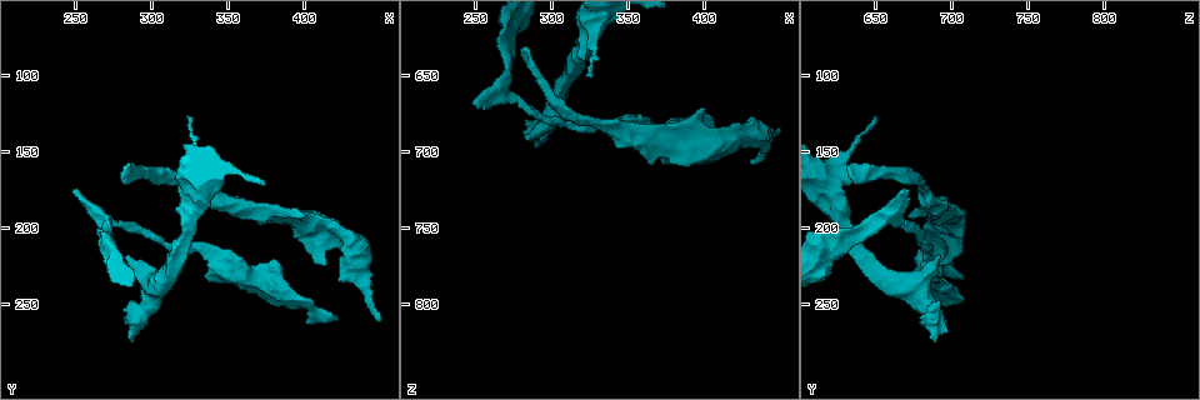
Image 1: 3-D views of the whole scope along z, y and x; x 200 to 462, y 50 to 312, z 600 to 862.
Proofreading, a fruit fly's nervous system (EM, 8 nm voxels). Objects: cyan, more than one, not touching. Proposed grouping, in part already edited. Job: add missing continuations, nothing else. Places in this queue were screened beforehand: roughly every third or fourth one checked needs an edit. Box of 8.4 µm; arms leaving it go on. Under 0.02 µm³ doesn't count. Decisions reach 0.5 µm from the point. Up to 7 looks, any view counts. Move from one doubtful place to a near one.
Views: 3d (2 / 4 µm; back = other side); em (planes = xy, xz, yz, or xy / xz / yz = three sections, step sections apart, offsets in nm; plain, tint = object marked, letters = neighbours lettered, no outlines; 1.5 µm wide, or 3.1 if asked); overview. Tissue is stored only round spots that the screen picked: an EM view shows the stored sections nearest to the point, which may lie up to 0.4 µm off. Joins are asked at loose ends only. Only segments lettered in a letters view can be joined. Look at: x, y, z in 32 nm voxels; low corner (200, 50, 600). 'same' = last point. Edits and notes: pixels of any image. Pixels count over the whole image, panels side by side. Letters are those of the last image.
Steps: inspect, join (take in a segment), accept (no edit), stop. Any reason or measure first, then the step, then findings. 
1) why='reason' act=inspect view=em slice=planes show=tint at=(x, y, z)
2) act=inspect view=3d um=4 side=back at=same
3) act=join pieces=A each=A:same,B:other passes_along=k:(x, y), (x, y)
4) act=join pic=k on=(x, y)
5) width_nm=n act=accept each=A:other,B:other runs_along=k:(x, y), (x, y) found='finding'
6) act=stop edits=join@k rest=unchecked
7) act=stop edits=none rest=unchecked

why='thick end' act=inspect view=3d um=2 at=(286, 274, 688)

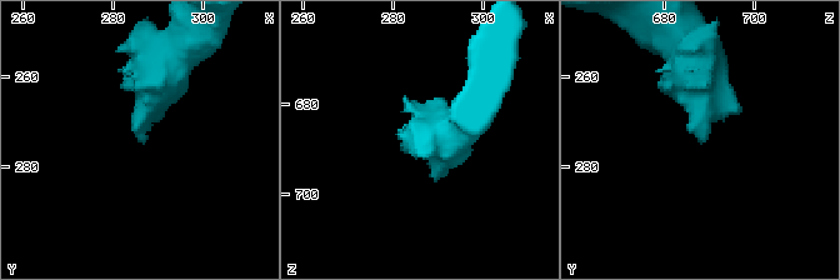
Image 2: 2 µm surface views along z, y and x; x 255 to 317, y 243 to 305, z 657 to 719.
act=inspect view=em slice=xz step=4 show=letters at=(287, 275, 689)

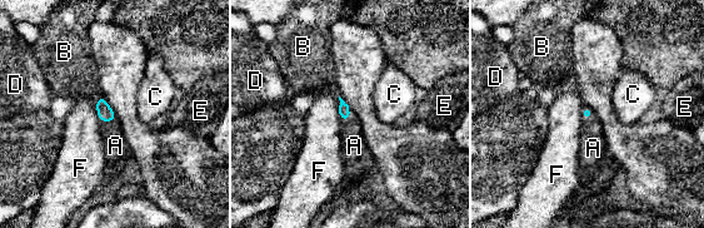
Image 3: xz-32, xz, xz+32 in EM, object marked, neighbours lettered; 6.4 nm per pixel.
longest_contact=F:170nm act=join pieces=A each=A:same,B:other,C:other,D:other,E:other,F:other passes_along=3:(344, 110), (349, 119), (354, 145) found='it goes on there'

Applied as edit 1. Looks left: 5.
why='free end' act=inspect view=3d um=4 at=(398, 210, 706)

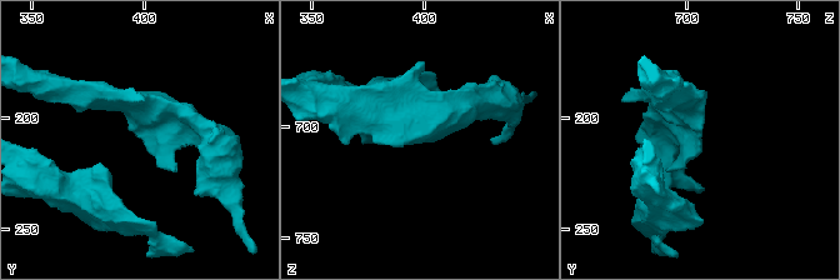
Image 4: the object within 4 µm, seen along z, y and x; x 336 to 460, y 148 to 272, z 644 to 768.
act=inspect view=em slice=xz step=8 show=letters at=(399, 210, 707)

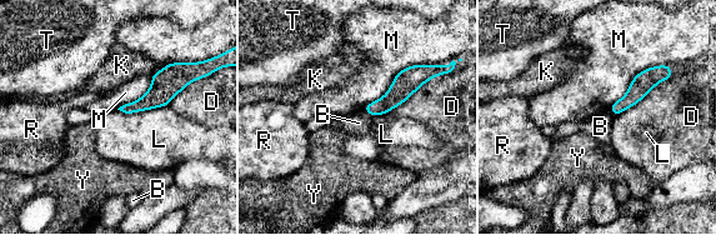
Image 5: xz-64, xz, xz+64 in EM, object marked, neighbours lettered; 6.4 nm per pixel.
act=accept each=B:other,D:other,K:other,L:other,M:other,R:other,T:other,Y:other runs_along=5:(652, 70), (615, 111) found='none of them fits'

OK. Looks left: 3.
why='tapers out' act=inspect view=em slice=planes show=letters at=(250, 174, 668)

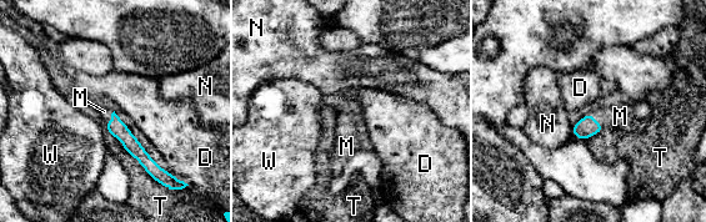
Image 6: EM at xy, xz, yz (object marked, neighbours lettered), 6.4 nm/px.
longest_contact=T:500nm act=join pieces=M each=D:other,M:same,N:other,T:other,W:other passes_along=6:(586, 127), (594, 121), (620, 116) found='it goes on there'

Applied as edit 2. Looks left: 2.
act=stop edits=join@3,join@6 rest=unchecked

